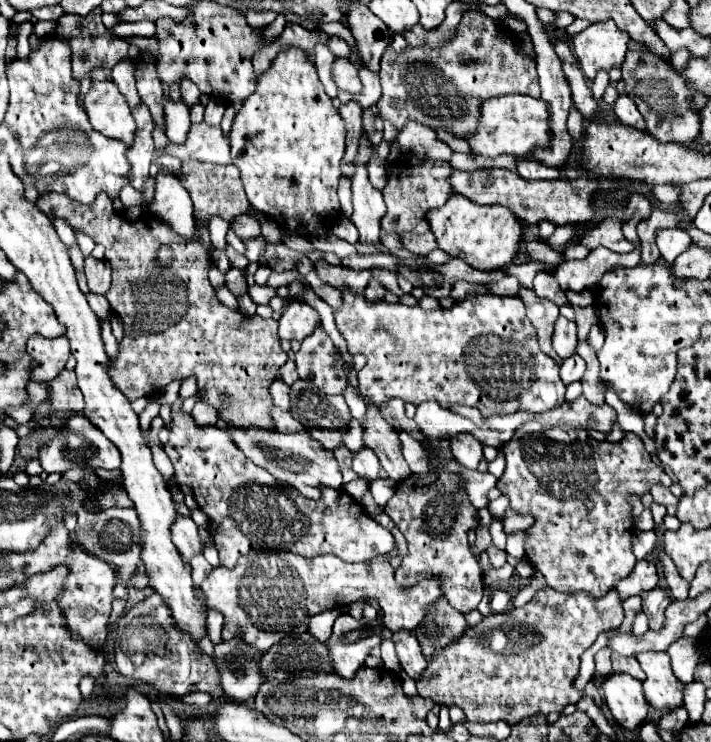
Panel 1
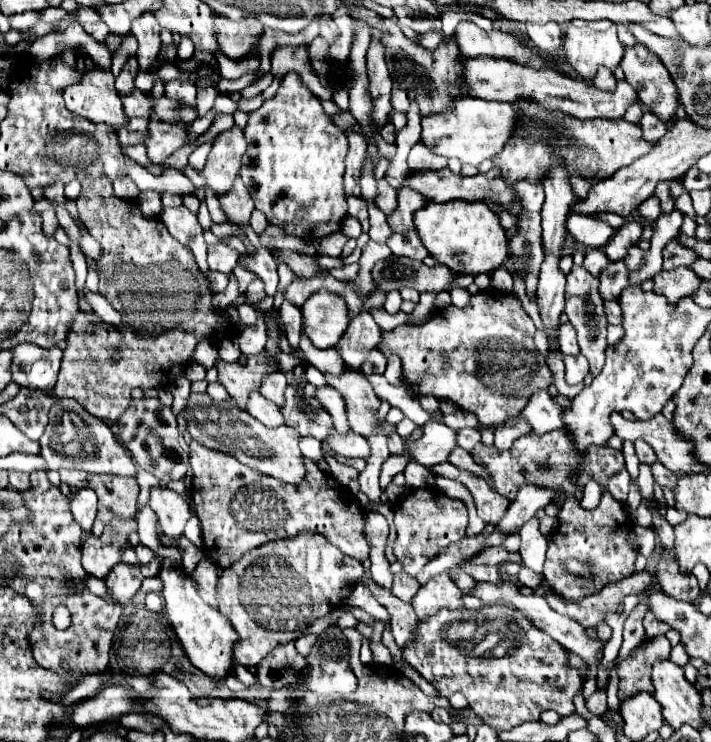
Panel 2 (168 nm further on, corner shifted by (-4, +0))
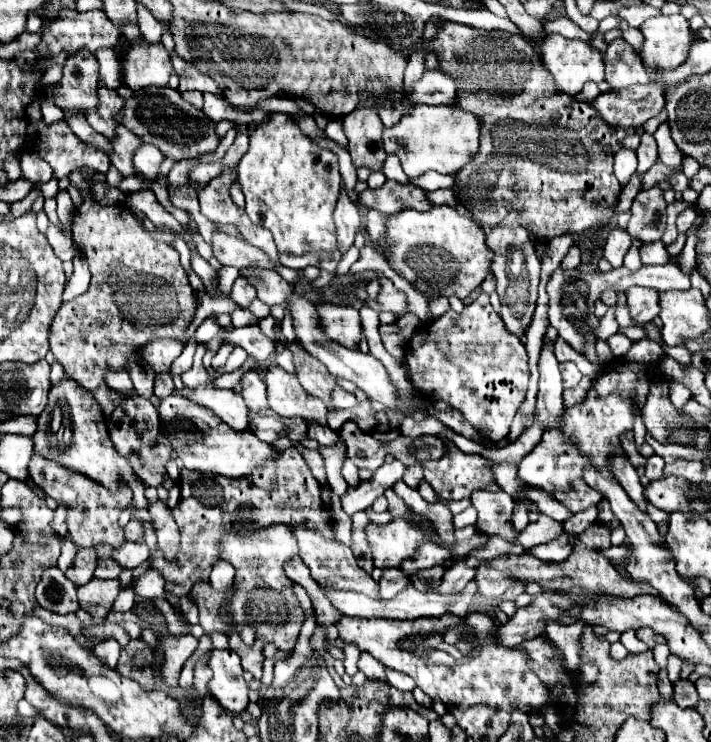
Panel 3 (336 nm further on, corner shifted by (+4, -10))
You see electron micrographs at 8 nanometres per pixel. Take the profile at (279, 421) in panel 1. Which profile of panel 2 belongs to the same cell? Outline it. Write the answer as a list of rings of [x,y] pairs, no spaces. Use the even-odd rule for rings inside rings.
[[[251,392],[247,408],[245,408],[253,418],[257,418],[261,424],[267,428],[277,428],[283,424],[283,416],[277,404],[271,404],[271,400],[263,398],[259,392]]]

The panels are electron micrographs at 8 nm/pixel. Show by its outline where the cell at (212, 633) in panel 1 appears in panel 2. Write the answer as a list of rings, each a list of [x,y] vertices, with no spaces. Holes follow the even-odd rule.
[[[236,661],[233,663],[233,670],[240,681],[247,687],[251,686],[255,682],[255,677],[252,675],[246,667],[243,667],[241,664]]]

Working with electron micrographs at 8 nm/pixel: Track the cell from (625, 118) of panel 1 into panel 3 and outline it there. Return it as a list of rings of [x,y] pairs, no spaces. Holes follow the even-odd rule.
[[[651,134],[641,136],[641,144],[637,148],[637,158],[639,158],[637,172],[649,170],[653,166],[653,162],[657,160],[657,144],[655,144],[655,138]]]

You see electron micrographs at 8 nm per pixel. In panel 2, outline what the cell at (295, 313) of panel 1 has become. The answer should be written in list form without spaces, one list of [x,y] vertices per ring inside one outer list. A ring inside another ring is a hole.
[[[327,290],[313,292],[301,306],[305,330],[315,348],[333,348],[349,326],[347,304]]]

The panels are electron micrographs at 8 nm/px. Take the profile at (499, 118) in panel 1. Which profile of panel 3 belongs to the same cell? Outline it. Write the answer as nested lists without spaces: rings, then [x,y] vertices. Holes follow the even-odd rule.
[[[413,106],[411,112],[403,114],[397,126],[383,132],[383,142],[387,154],[397,154],[401,158],[401,166],[411,178],[417,178],[427,170],[435,170],[439,174],[457,174],[477,156],[481,128],[481,118],[455,106]],[[393,140],[397,140],[401,146],[393,146]]]

